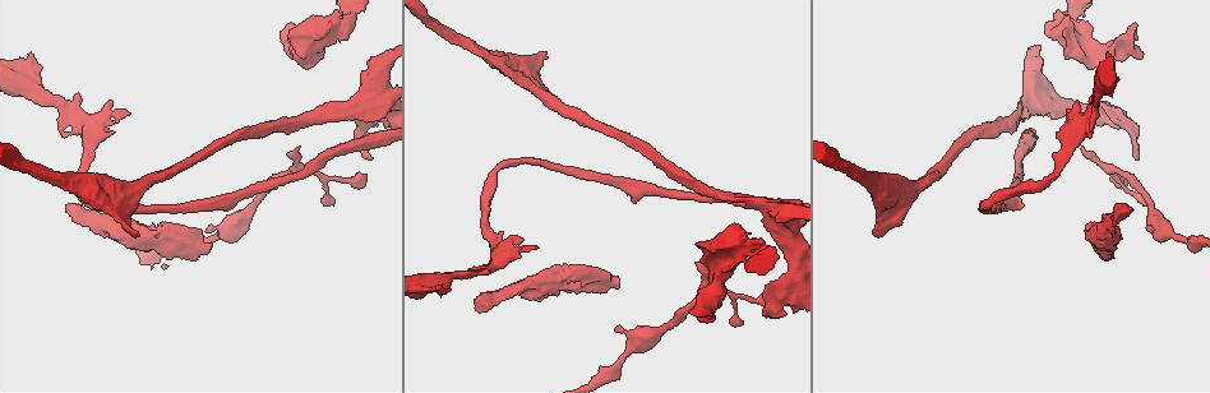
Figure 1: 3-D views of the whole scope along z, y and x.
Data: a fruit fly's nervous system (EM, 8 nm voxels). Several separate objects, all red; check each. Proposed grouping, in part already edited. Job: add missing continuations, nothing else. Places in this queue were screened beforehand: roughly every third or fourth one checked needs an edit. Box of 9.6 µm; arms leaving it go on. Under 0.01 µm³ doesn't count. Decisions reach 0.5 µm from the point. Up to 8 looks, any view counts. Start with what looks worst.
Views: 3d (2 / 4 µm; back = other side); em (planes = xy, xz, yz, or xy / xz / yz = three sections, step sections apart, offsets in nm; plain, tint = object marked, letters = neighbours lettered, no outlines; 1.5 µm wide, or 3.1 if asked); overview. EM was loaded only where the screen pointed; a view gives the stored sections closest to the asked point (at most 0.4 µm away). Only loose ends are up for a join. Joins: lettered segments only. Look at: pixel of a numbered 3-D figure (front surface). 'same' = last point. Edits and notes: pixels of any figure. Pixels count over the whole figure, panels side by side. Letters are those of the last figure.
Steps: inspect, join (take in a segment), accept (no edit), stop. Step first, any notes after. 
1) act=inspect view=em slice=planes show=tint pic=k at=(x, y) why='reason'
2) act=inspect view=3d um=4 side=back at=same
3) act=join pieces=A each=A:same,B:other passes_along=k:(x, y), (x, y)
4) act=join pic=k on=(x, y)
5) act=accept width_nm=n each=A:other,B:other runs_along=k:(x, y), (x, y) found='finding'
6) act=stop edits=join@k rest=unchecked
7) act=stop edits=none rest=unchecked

act=inspect view=em slice=planes show=letters pic=1 at=(1135, 26) why='free end'

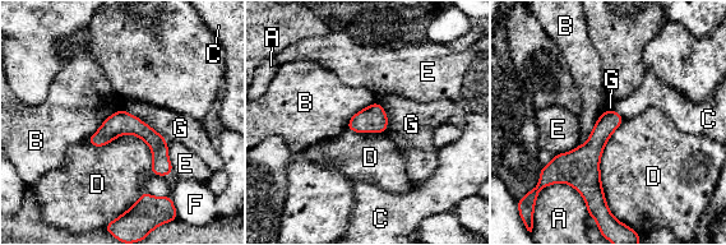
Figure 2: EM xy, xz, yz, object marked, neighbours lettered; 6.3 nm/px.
act=accept each=A:other,B:other,C:other,D:other,E:other,F:other,G:other found='none of them fits'

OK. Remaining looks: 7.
act=inspect view=em slice=planes show=letters pic=1 at=(441, 287) why='free end'

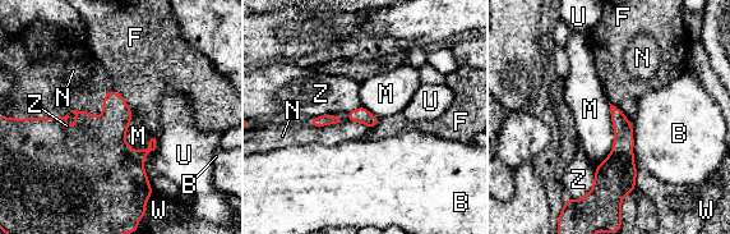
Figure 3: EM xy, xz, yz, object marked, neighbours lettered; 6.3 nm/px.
act=accept each=B:other,F:other,M:other,N:other,U:other,W:other,Z:other found='none of them fits'

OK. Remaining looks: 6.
act=inspect view=em slice=planes show=tint pic=1 at=(742, 323) why='branch stops here'

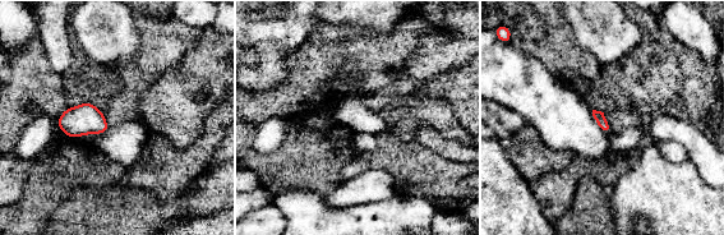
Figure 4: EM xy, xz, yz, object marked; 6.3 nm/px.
act=inspect view=em slice=planes show=letters at=same why='see the neighbours'

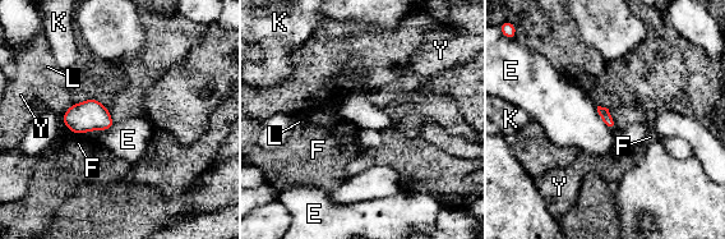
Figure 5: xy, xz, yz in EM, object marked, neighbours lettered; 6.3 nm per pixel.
act=accept longest_contact=E:220nm each=E:other,F:other,K:other,L:other,Y:other found='no lettered segment goes on from it'

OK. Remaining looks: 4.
act=stop edits=none rest=unchecked

